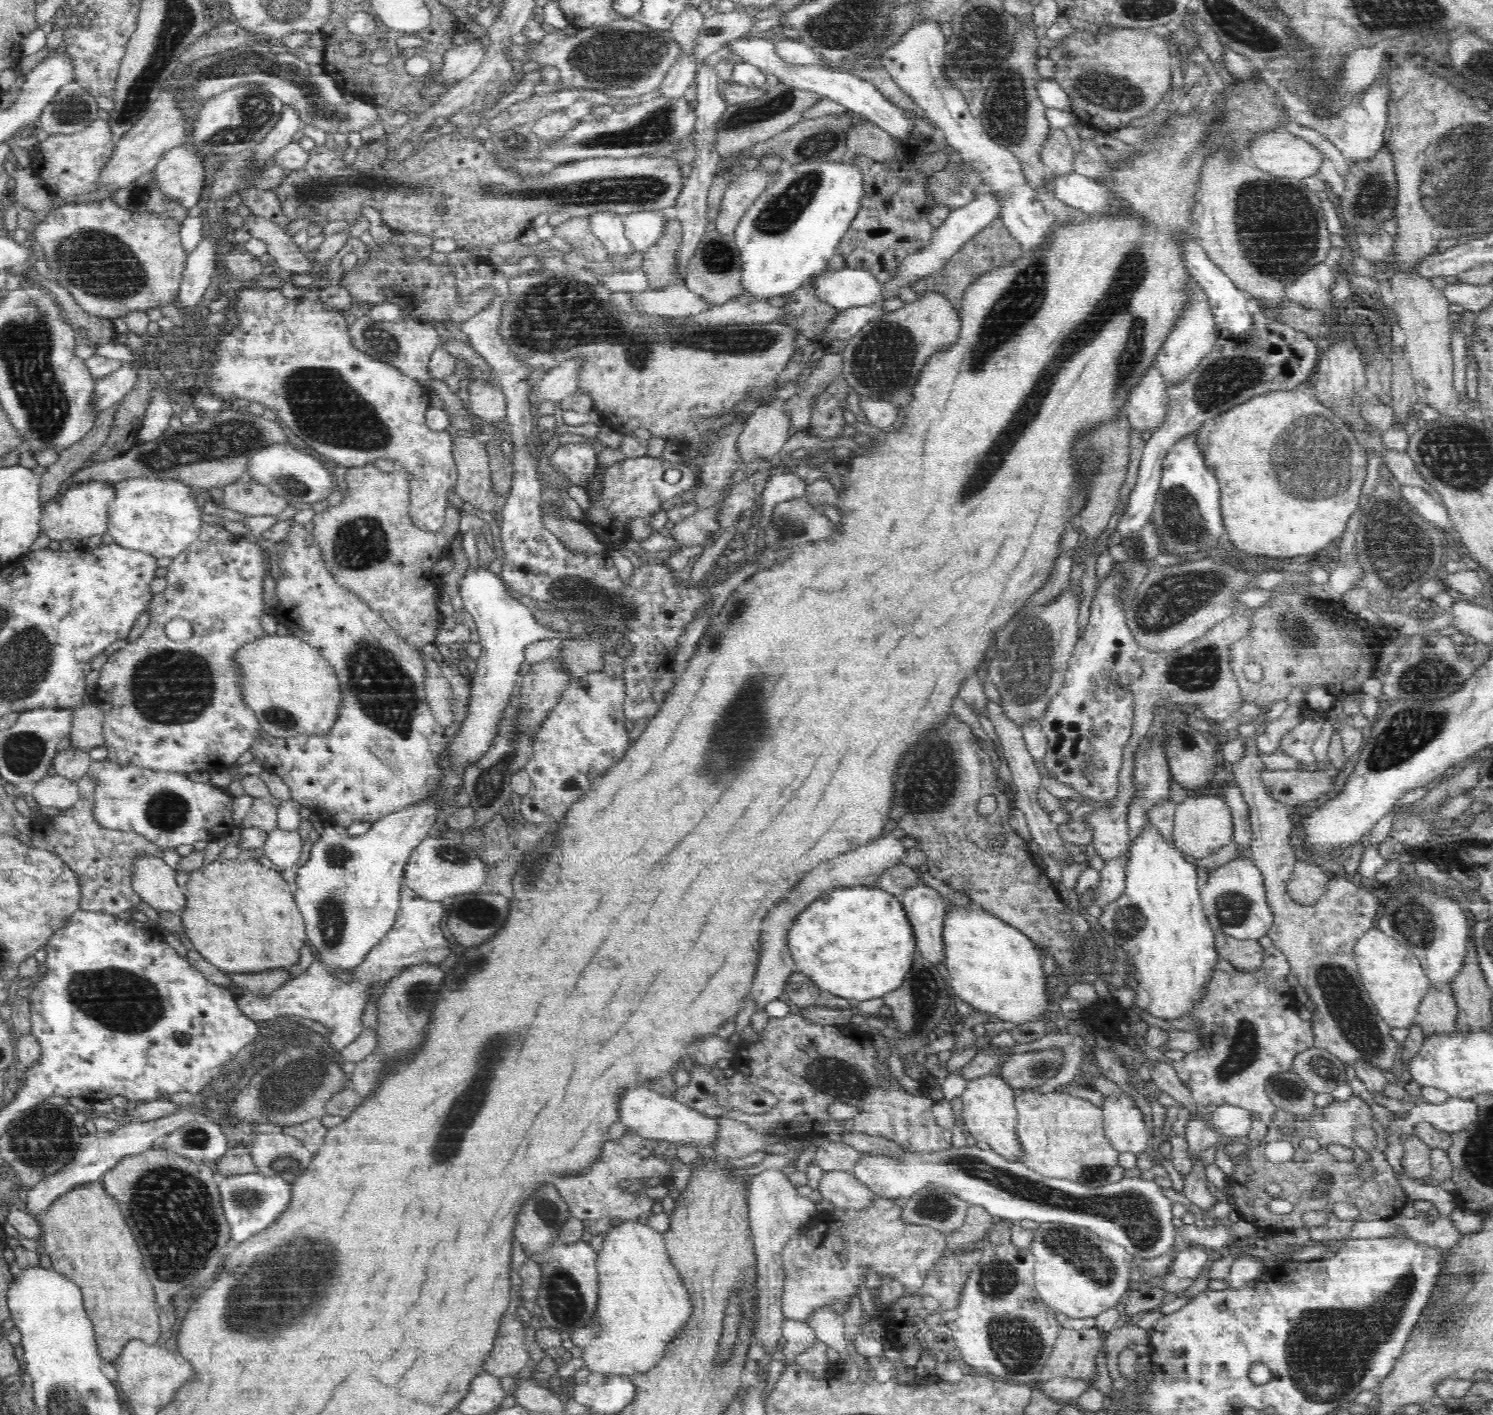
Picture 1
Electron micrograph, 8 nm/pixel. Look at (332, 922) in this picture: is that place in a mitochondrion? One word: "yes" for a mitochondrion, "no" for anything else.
yes

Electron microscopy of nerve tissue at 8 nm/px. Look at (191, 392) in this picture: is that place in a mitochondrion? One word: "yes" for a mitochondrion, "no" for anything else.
no

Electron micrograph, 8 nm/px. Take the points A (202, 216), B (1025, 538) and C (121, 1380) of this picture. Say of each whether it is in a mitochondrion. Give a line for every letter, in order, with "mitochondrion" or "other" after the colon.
A: other
B: other
C: other

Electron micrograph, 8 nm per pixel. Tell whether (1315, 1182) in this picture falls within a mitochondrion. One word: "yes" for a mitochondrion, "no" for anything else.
yes

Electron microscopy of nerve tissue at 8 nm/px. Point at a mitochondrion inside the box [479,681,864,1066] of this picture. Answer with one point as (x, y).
(529, 880)

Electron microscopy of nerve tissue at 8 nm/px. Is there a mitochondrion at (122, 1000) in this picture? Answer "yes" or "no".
yes

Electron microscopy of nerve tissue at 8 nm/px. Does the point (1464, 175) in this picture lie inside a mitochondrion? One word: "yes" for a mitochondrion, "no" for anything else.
yes

